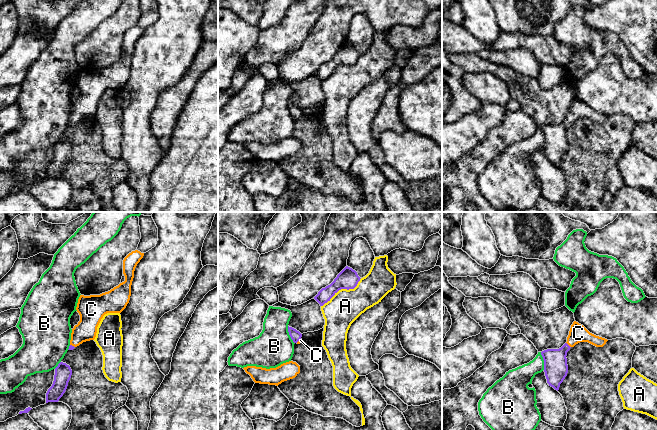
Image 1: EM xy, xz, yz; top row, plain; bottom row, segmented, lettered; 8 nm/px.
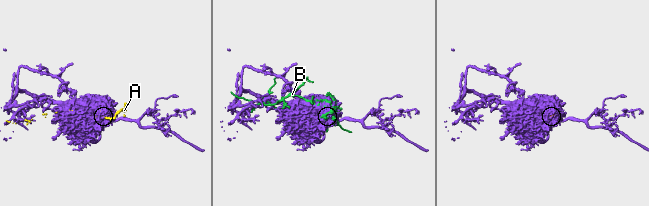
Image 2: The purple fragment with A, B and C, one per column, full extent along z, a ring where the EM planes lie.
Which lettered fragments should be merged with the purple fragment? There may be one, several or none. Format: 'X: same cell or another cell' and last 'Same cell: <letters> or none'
A: another cell
B: another cell
C: same cell
Same cell: C

